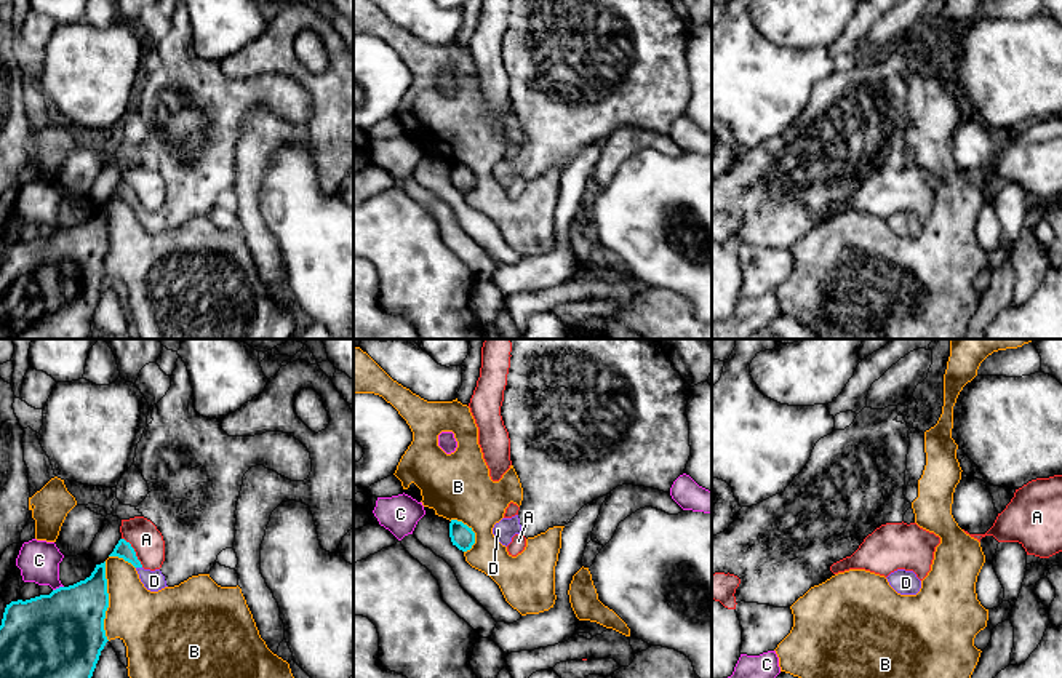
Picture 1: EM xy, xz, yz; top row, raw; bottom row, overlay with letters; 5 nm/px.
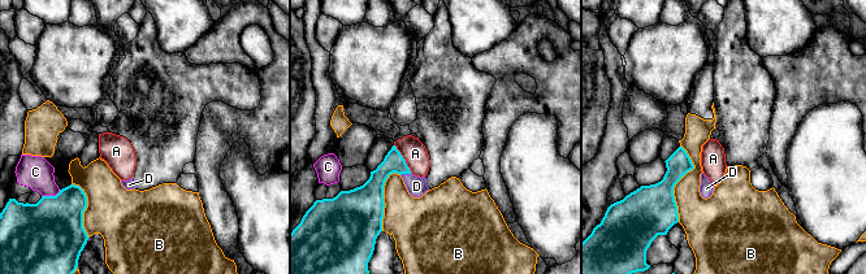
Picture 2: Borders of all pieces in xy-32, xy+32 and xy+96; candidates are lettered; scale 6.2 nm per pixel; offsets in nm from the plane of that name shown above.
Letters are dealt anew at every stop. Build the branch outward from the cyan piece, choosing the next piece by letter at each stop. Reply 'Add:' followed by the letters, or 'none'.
Add: D

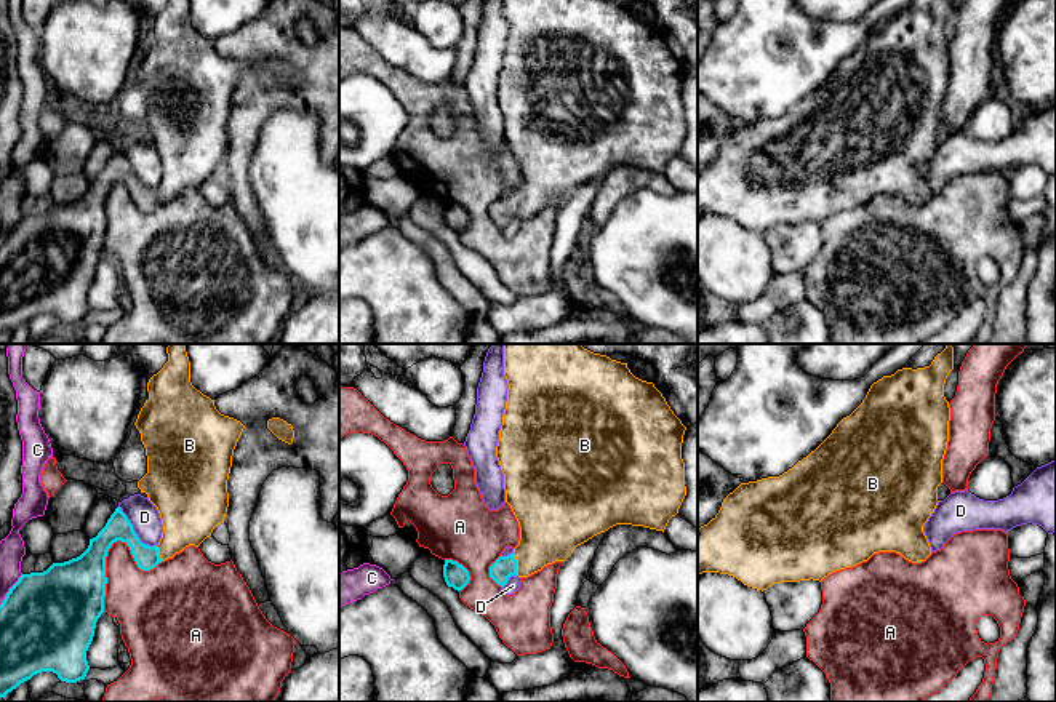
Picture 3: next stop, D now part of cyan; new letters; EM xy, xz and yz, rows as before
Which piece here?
Add: B

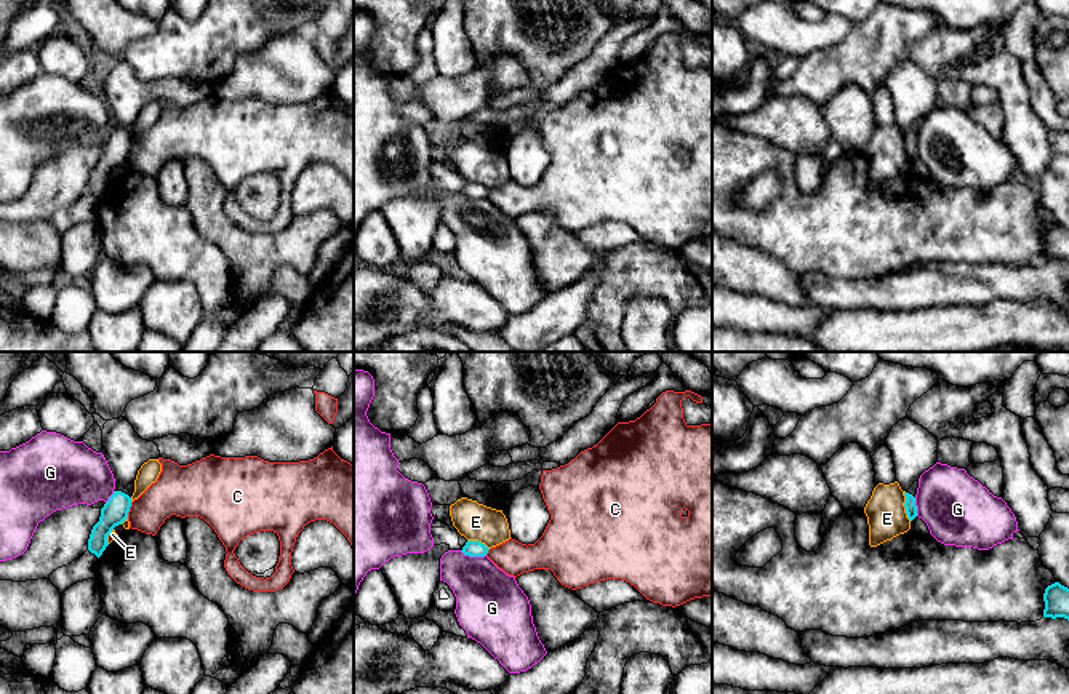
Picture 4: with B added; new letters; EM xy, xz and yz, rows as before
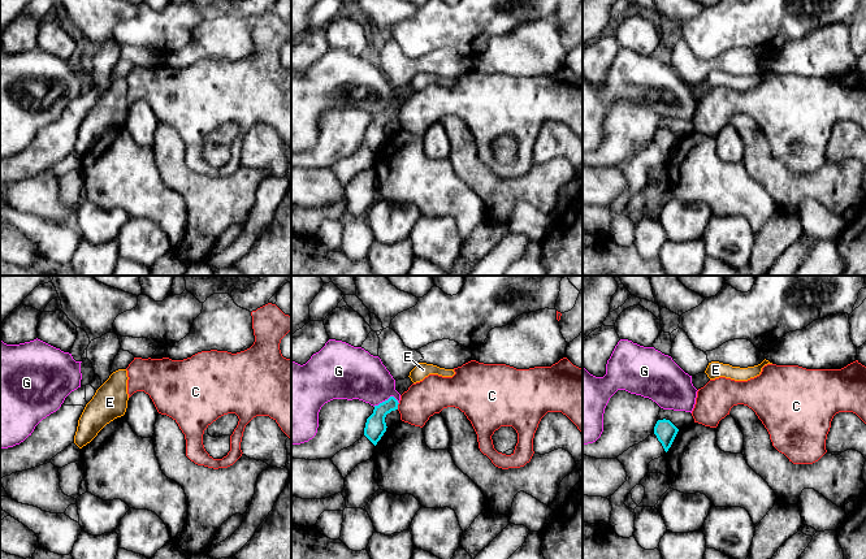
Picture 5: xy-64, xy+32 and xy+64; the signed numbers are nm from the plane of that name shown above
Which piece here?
Add: none

